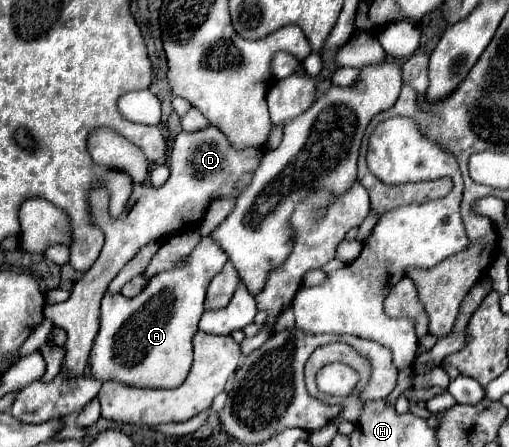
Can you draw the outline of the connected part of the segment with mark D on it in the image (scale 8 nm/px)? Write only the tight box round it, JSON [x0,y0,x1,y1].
[45,126,265,378]

